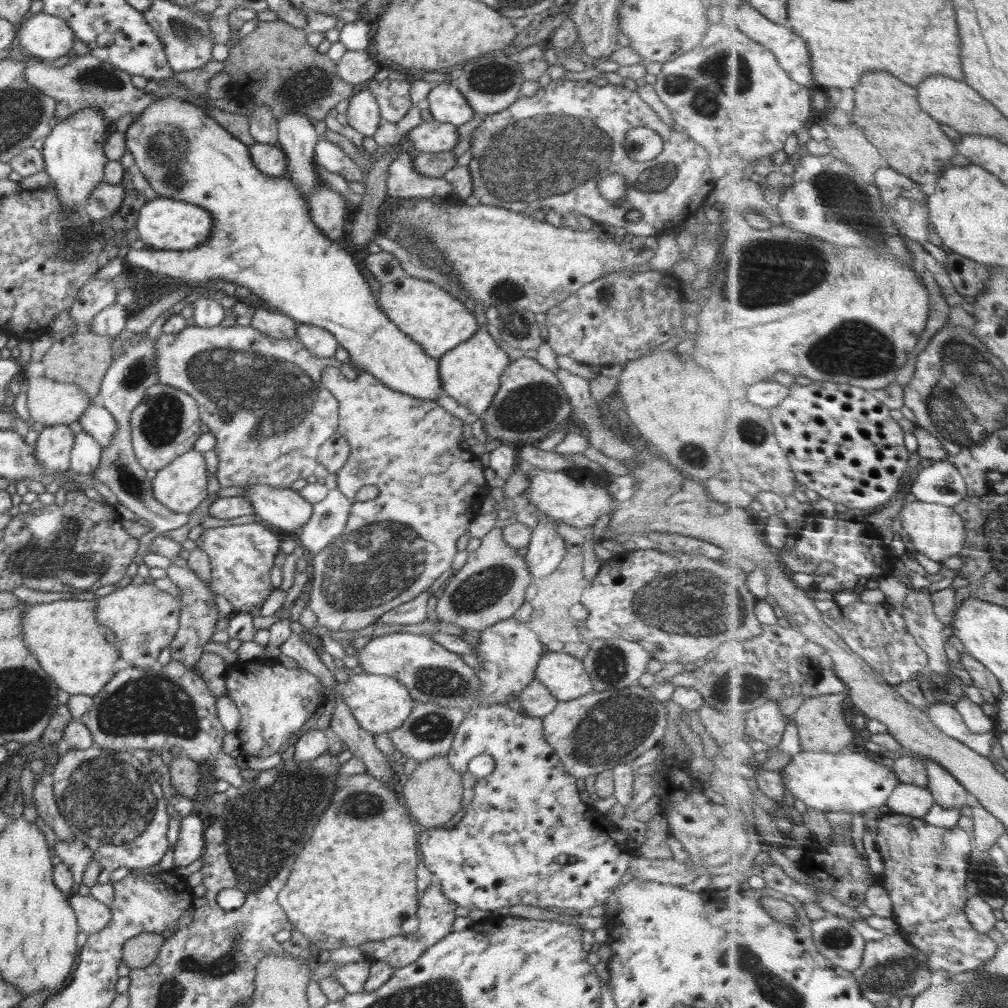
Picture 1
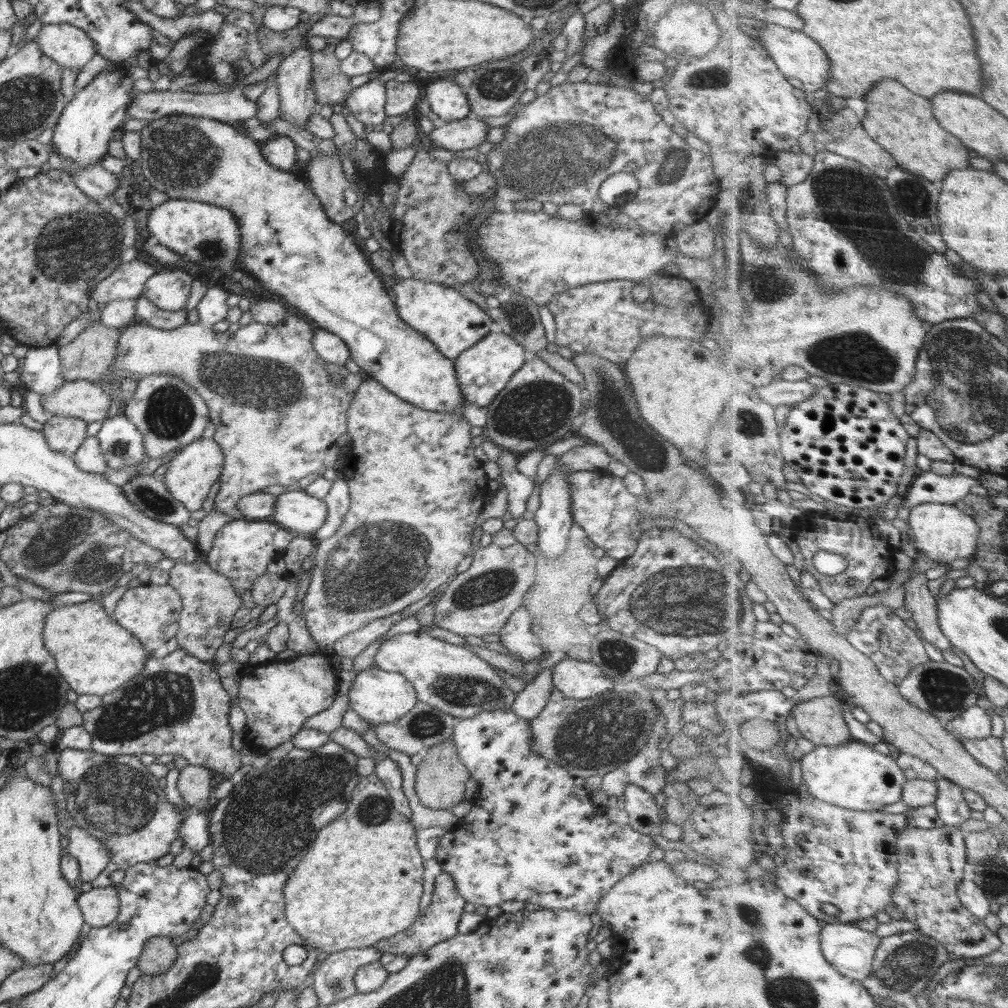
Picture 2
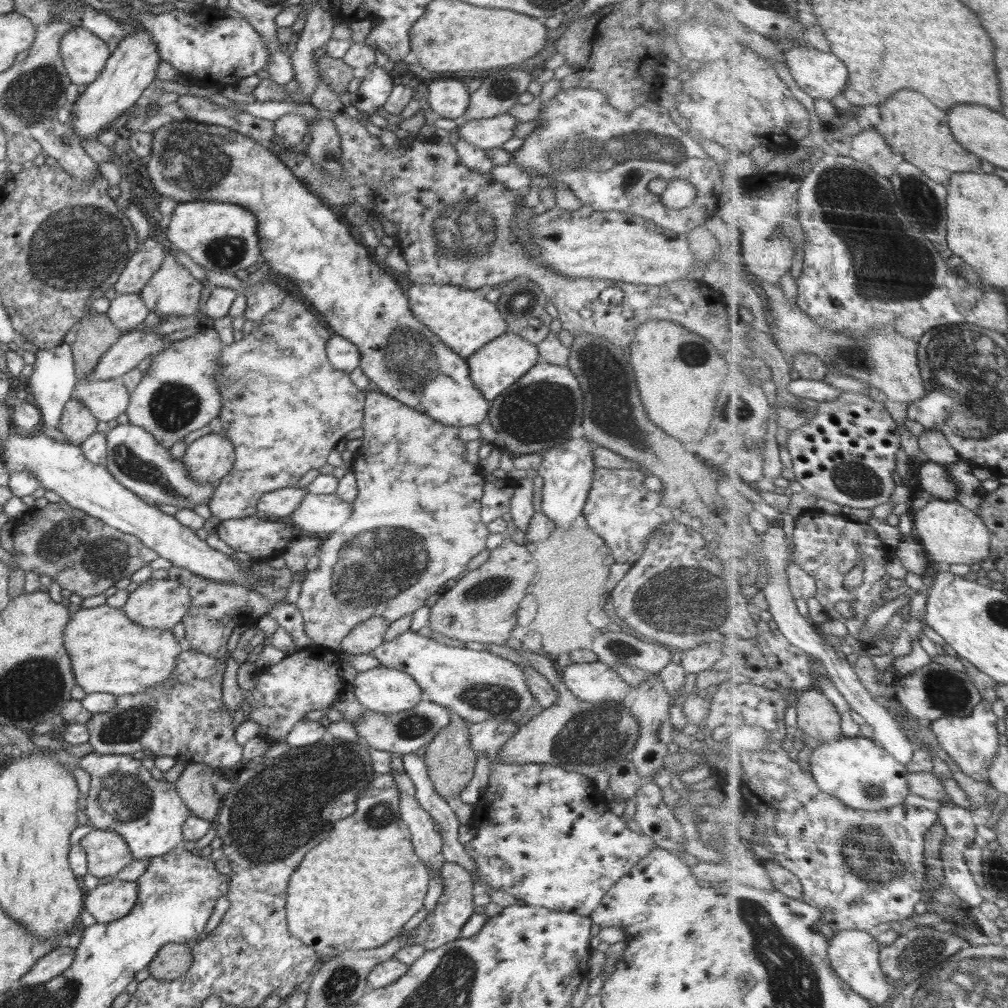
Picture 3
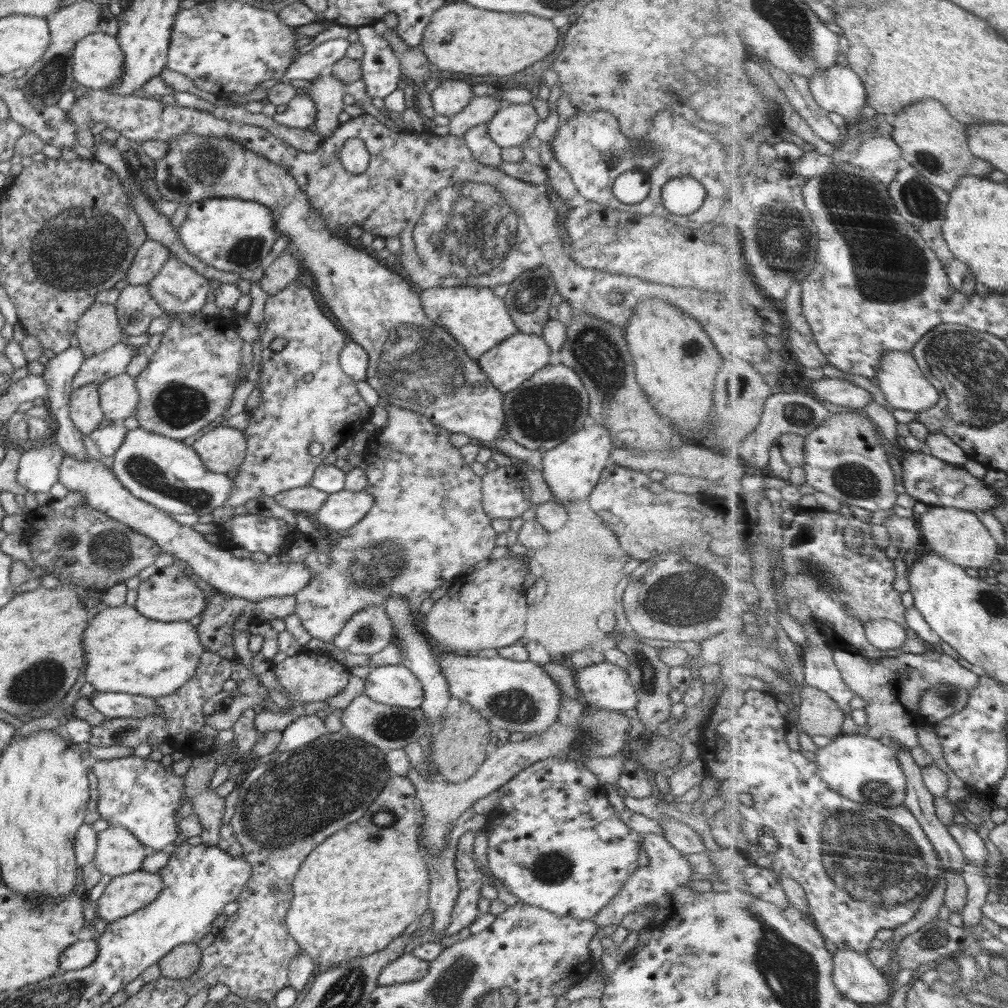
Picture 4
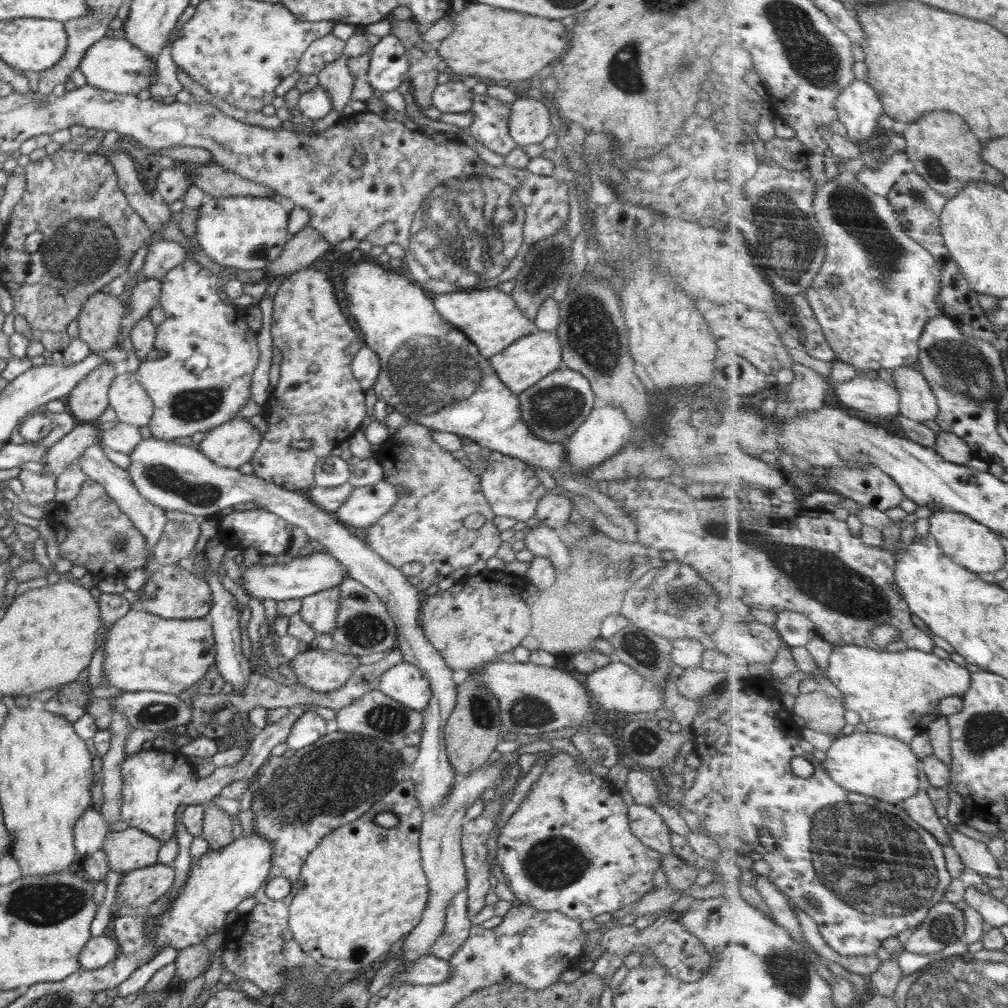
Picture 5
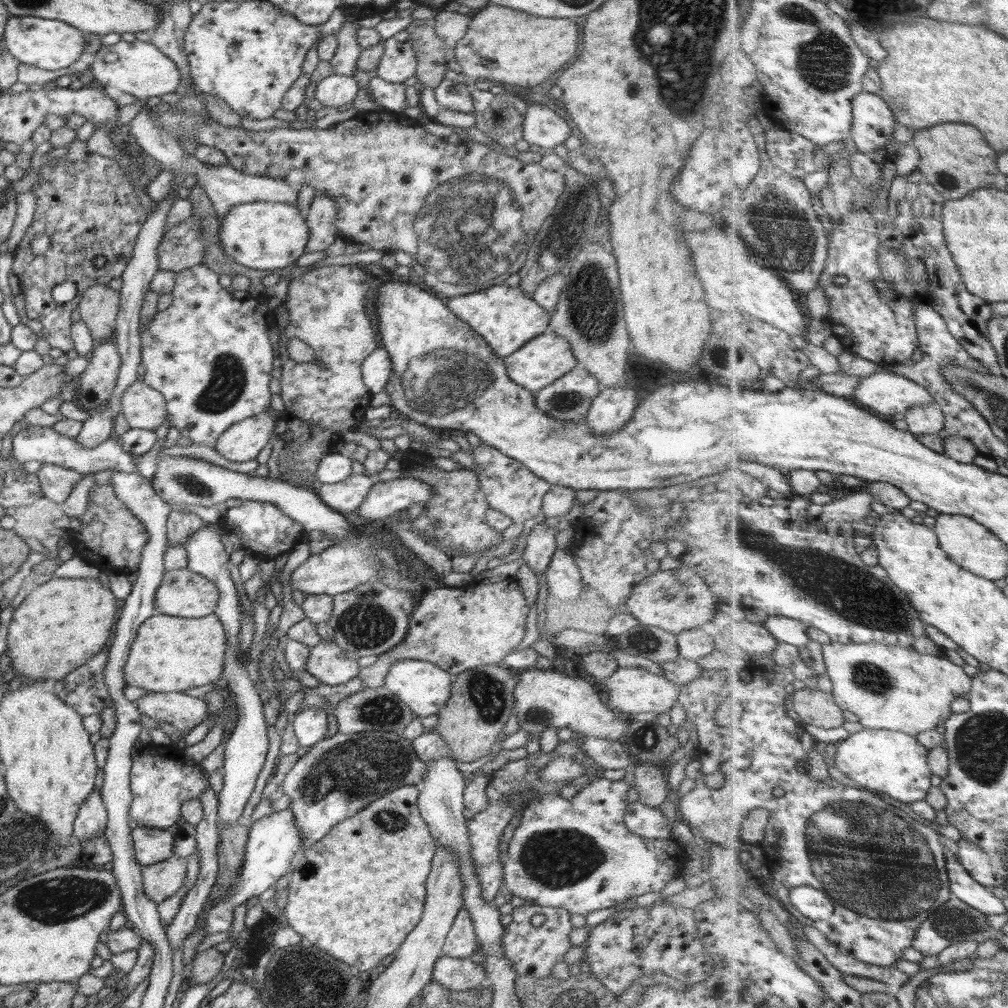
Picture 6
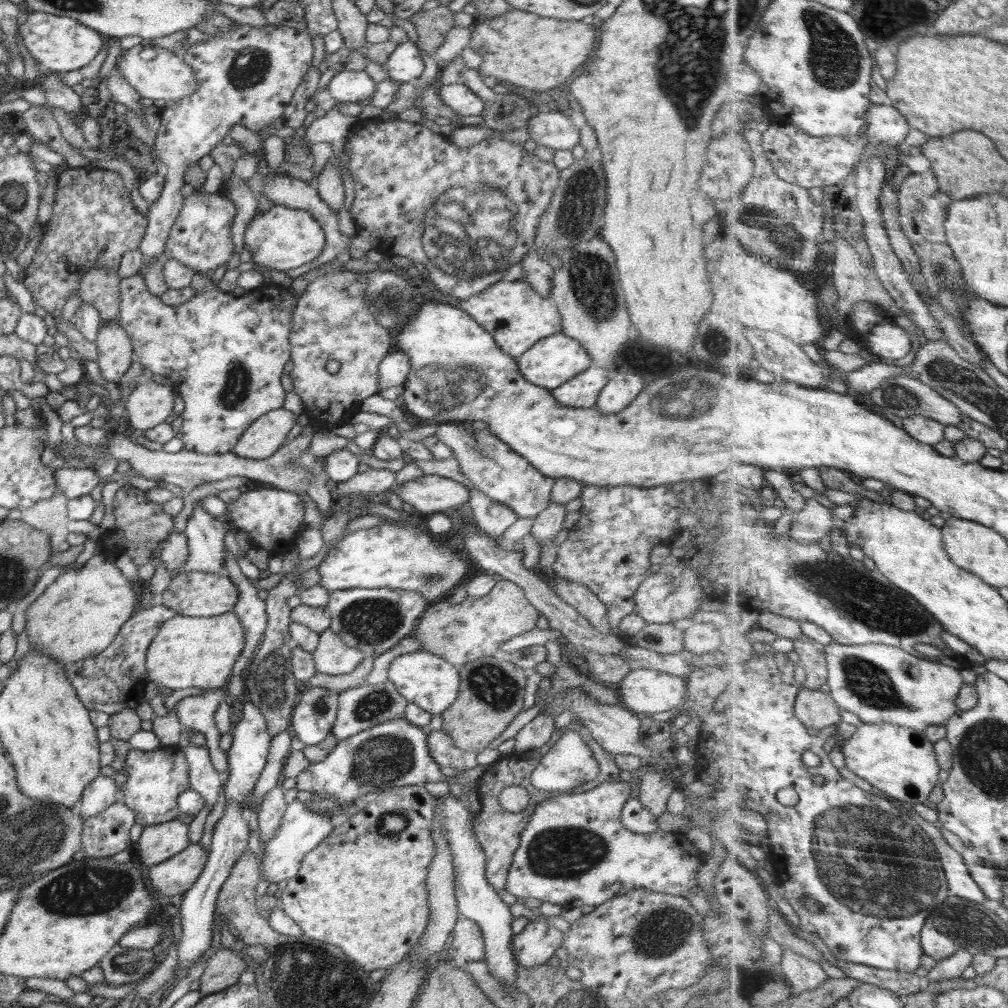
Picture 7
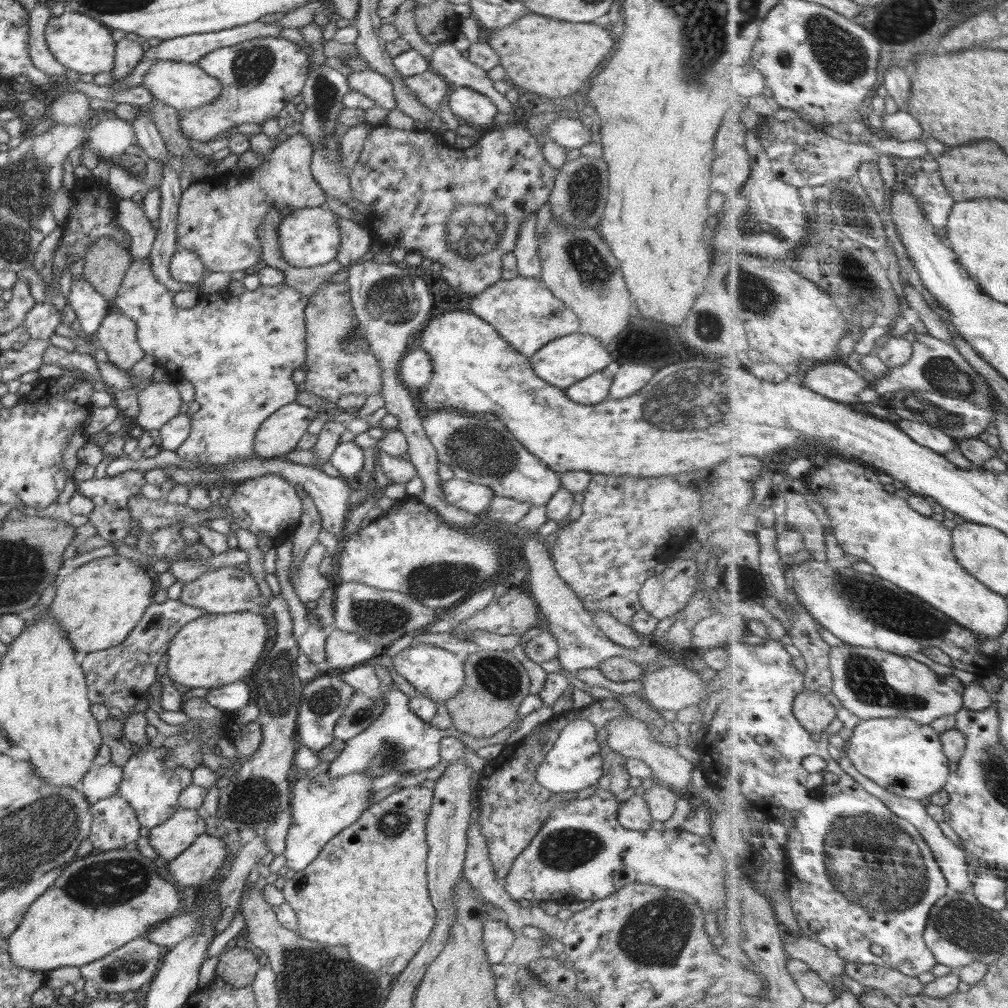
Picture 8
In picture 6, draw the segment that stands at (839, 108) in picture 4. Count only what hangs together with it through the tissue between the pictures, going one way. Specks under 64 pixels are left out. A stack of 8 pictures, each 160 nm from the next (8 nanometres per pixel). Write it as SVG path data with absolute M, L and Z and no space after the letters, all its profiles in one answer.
M864 91L853 100L853 107L852 135L858 150L873 156L880 148L896 141L895 128L899 122L886 99Z

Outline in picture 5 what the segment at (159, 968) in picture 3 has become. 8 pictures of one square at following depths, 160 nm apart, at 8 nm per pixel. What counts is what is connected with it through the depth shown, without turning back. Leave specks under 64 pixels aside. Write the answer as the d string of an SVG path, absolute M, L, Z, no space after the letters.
M203 944L192 945L178 951L174 964L176 973L184 982L205 975L210 968L210 955Z

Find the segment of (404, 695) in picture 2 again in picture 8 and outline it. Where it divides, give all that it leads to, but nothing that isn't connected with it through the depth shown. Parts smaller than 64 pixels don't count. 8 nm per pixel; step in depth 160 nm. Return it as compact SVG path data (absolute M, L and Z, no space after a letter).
M417 644L398 651L391 659L396 672L408 680L420 695L426 696L436 704L445 704L464 686L464 663L449 650L429 644Z

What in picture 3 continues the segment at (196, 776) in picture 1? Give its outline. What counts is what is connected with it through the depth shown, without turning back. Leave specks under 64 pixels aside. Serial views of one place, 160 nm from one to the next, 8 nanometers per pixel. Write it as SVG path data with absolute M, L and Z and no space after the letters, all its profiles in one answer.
M191 763L180 774L180 778L174 783L178 796L182 798L184 804L193 812L197 817L203 818L208 822L213 822L219 813L221 806L221 796L218 796L214 789L212 782L214 770L203 763Z

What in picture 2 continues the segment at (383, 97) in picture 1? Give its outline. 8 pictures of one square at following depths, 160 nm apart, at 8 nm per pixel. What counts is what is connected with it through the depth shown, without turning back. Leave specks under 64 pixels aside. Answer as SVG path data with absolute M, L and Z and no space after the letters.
M396 79L385 82L386 104L385 113L388 116L408 115L415 107L420 97L420 87L415 80L399 82Z

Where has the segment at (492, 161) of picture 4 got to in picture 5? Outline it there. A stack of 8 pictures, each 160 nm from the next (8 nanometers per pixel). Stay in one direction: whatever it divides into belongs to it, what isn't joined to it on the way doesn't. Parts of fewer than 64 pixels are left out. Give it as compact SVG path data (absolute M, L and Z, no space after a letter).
M474 95L470 112L474 115L469 134L502 156L519 147L510 136L508 123L511 105L490 95Z

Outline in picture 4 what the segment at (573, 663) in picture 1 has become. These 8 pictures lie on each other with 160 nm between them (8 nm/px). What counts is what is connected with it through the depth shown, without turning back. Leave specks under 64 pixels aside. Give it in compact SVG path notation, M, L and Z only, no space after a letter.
M604 660L595 665L574 669L574 677L575 686L582 692L582 700L586 705L618 713L636 709L638 706L638 696L634 693L629 674L624 668Z

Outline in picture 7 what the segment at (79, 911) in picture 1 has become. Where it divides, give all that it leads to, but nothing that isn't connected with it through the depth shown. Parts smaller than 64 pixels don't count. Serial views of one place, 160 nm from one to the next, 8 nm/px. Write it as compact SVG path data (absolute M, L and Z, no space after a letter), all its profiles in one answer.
M200 841L190 844L168 860L151 865L148 880L162 899L178 899L200 876L208 860L209 850L200 846Z

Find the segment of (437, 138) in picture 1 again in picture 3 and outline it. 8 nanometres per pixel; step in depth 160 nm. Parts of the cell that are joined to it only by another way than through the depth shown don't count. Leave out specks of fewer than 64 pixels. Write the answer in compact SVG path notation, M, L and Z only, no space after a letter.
M505 112L494 118L469 120L455 129L459 138L478 148L493 149L501 147L512 134L516 121L510 113Z

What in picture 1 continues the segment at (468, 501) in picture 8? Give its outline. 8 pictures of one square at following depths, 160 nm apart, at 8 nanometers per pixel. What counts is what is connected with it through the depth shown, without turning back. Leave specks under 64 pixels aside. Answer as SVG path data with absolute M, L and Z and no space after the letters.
M265 484L244 485L244 497L252 503L254 514L277 531L299 531L310 518L314 504L308 503L299 491Z

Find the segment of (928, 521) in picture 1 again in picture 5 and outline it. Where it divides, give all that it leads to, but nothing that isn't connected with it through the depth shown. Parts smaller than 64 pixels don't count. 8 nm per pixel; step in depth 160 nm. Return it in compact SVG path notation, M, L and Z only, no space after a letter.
M956 511L933 513L929 522L930 535L938 539L945 553L950 555L954 562L977 573L994 573L1005 568L1007 561L1005 543L1002 542L1001 535L986 526L986 523L978 522L978 519L972 518L969 514Z

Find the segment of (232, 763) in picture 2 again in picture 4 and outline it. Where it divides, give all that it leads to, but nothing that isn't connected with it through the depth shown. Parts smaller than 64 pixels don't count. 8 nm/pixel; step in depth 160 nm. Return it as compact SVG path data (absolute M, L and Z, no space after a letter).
M204 651L199 658L198 666L194 671L194 676L190 678L189 681L186 681L178 691L156 698L158 707L164 709L164 716L162 716L162 718L158 718L158 716L148 716L148 718L142 718L142 720L140 720L140 718L106 719L102 724L92 727L92 736L89 741L90 745L95 747L127 746L136 749L140 744L148 743L153 747L157 747L158 745L166 743L172 746L173 749L180 750L185 756L191 758L200 757L200 754L202 754L202 756L205 754L213 754L214 756L216 754L221 756L227 754L227 750L233 743L231 745L225 744L224 746L216 746L213 745L216 743L216 734L214 734L214 740L212 740L212 736L208 738L208 736L204 734L204 726L206 726L206 722L204 716L202 716L202 708L210 696L215 696L223 691L222 684L224 684L226 680L231 679L231 666L233 665L233 662L233 660L222 658L222 656L215 652Z

